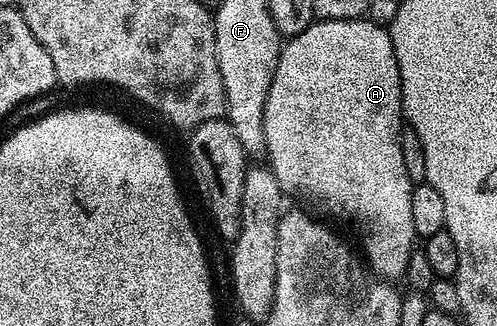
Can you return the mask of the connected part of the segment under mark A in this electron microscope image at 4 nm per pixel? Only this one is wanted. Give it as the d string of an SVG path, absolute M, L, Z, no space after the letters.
M366 18L357 20L316 19L308 28L301 30L301 34L290 37L280 47L277 70L273 74L273 86L269 86L269 98L265 98L266 163L288 197L289 195L296 196L297 199L312 204L316 208L314 211L320 217L332 216L335 220L344 220L345 223L352 224L359 231L360 238L363 239L361 252L365 257L366 267L370 268L376 276L388 282L399 282L404 279L406 264L412 252L417 248L409 199L413 182L409 174L405 174L405 161L401 159L401 142L399 141L399 133L404 131L404 128L403 79L397 66L397 54L393 50L391 33L384 25L374 24L372 20Z

